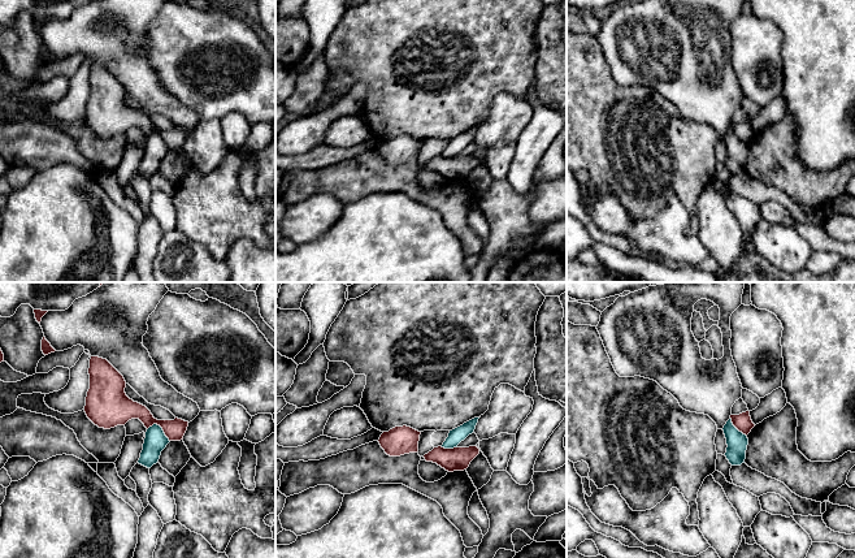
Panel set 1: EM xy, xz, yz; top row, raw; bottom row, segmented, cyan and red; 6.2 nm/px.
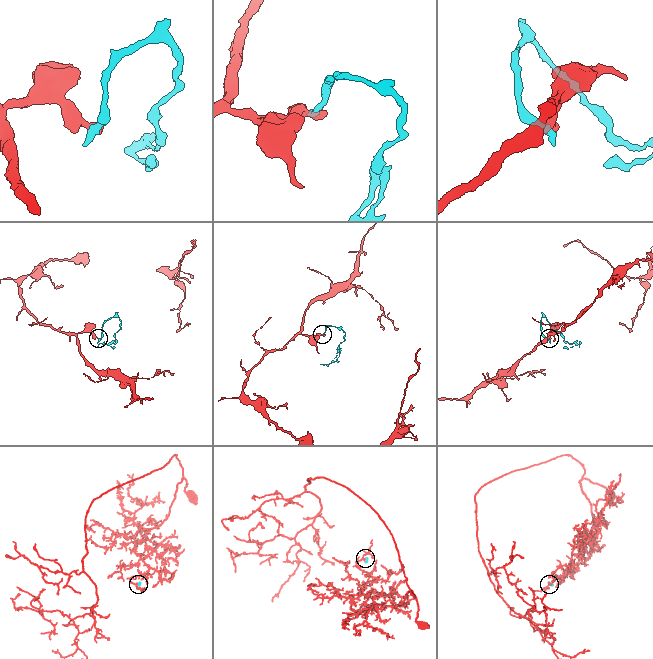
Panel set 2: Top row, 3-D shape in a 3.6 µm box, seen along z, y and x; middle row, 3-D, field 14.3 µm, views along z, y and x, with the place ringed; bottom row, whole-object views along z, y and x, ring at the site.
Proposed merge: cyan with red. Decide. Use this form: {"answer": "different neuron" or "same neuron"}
{"answer": "different neuron"}

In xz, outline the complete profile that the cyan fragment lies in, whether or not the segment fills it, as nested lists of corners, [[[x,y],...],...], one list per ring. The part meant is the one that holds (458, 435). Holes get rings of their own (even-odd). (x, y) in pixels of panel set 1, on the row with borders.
[[[474,418],[463,425],[450,431],[448,437],[443,442],[442,447],[444,449],[453,449],[457,447],[457,445],[464,441],[469,434],[472,434],[476,429],[476,425],[478,423],[479,418]]]

